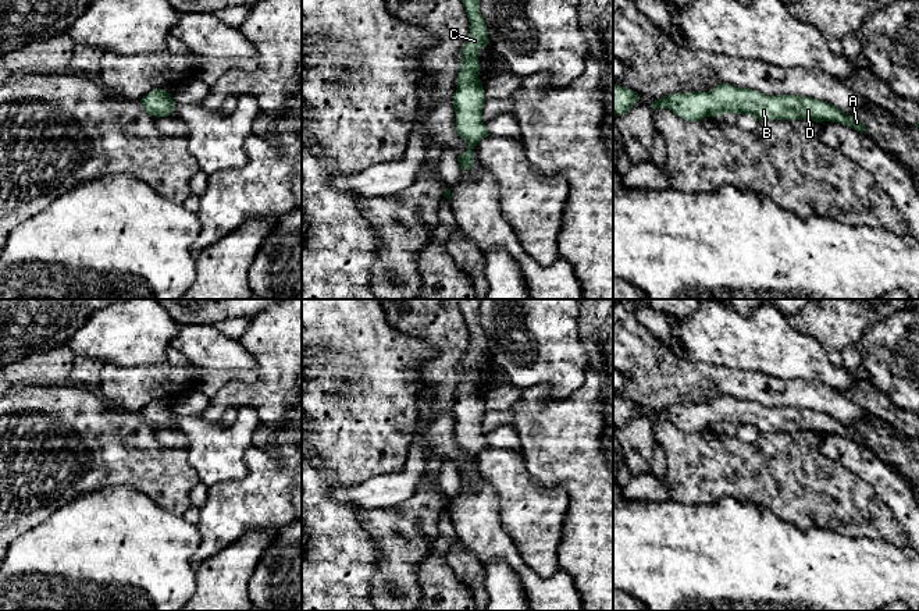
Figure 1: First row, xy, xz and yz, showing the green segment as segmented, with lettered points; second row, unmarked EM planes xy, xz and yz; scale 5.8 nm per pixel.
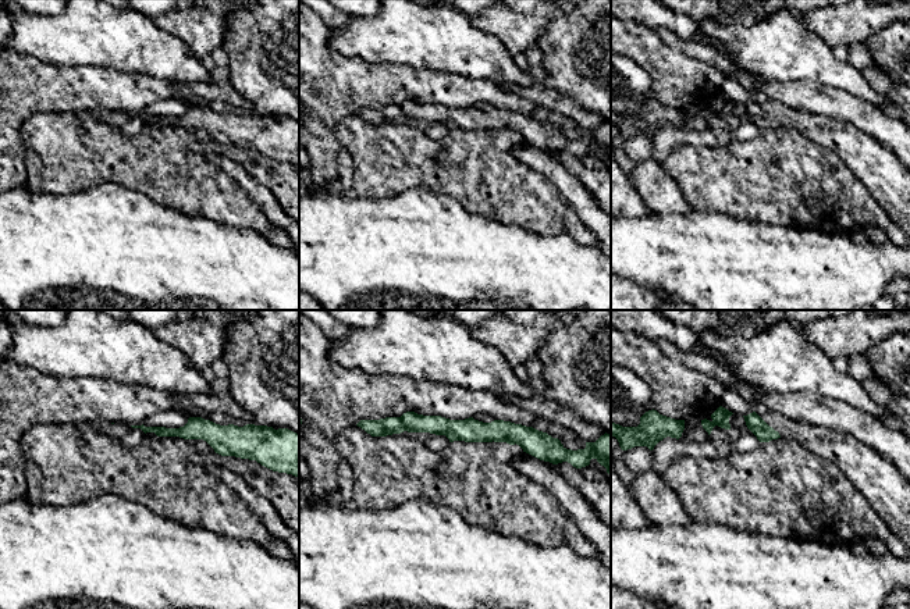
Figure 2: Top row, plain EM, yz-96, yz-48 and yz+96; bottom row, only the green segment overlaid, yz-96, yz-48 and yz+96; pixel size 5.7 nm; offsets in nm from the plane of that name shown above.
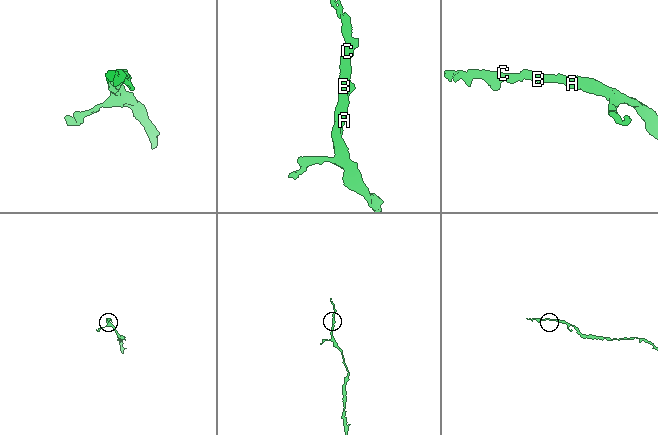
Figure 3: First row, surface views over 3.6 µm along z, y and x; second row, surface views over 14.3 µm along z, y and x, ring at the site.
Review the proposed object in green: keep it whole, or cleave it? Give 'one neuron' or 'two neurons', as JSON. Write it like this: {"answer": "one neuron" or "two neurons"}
{"answer": "one neuron"}

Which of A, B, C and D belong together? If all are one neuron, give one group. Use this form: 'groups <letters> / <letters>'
groups A B C D

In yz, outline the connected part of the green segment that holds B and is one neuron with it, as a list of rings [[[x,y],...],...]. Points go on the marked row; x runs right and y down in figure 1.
[[[730,84],[717,85],[710,92],[670,93],[655,100],[652,109],[669,109],[687,121],[719,117],[727,111],[730,114],[754,116],[761,122],[770,120],[833,121],[869,134],[856,116],[848,116],[827,102],[795,95],[767,96]]]

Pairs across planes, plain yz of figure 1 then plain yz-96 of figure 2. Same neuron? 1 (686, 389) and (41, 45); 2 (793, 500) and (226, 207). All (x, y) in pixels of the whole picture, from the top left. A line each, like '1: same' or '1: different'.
1: different
2: same

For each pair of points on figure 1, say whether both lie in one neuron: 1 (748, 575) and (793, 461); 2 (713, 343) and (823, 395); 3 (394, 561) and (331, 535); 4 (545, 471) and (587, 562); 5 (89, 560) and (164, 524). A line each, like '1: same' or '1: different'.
1: different
2: different
3: different
4: same
5: same

